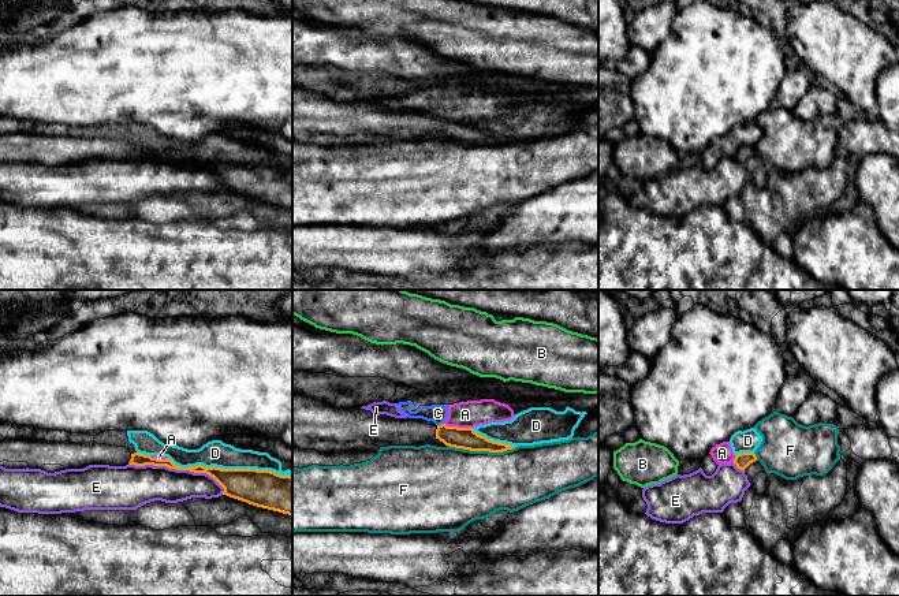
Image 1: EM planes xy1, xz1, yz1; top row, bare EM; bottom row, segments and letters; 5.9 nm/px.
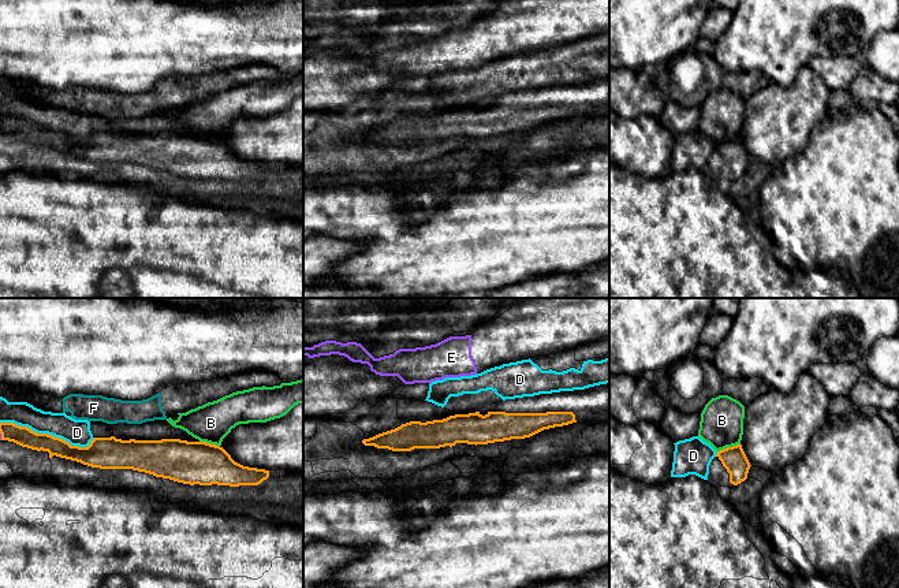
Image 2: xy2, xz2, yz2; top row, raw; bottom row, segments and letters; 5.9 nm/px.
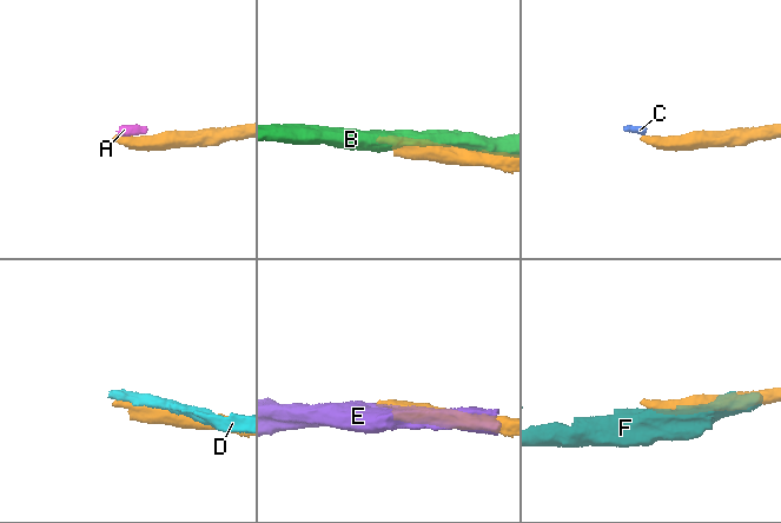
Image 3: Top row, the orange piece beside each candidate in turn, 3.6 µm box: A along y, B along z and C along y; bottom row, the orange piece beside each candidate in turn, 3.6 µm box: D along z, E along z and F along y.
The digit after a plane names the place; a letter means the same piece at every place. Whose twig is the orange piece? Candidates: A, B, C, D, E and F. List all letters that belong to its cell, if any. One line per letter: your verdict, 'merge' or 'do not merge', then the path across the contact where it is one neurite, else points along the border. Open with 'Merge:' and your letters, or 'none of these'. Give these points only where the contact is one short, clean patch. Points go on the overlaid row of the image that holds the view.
Merge: none of these
A: do not merge | along xz1 (444, 423), (452, 427), (472, 428)
B: do not merge | along yz2 (739, 443), (717, 451)
C: do not merge | along xz1 (443, 423), (437, 425)
D: do not merge
E: do not merge
F: do not merge

